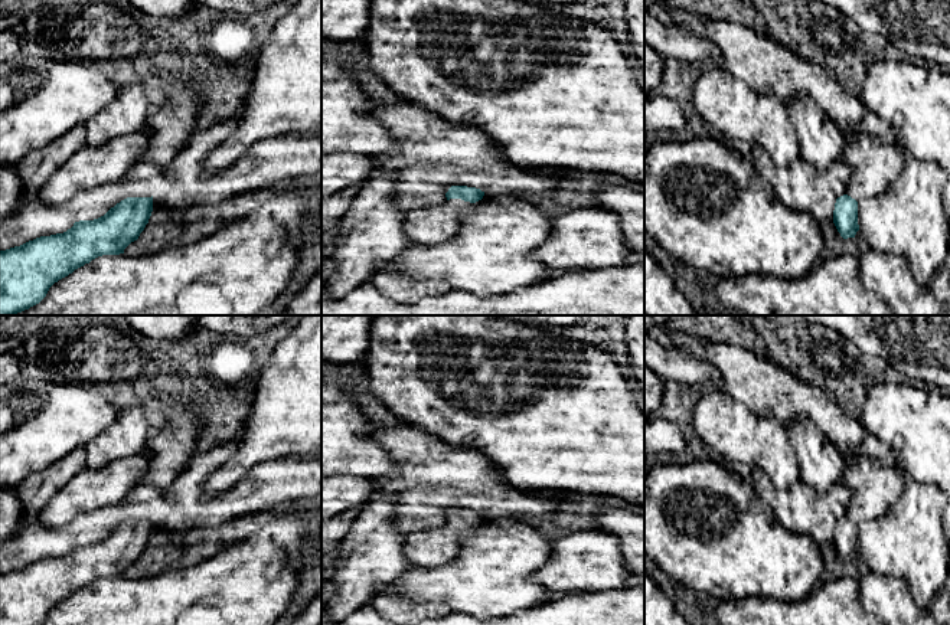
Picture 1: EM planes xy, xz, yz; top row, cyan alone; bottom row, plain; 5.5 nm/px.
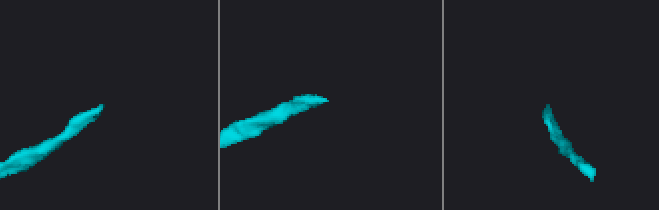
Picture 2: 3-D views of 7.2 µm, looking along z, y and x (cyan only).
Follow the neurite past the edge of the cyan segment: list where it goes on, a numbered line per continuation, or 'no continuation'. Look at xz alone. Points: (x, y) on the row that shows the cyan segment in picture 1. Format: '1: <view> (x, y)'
1: xz (431, 225)

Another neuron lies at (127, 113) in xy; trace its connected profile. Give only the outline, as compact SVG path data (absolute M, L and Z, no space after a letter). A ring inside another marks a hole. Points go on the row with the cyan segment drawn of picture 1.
M141 81L118 86L115 99L85 122L85 145L99 147L110 140L146 127L150 105Z

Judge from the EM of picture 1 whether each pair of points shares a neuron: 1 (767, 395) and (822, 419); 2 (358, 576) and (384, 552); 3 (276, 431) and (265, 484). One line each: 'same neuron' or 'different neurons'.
1: same neuron
2: same neuron
3: different neurons

